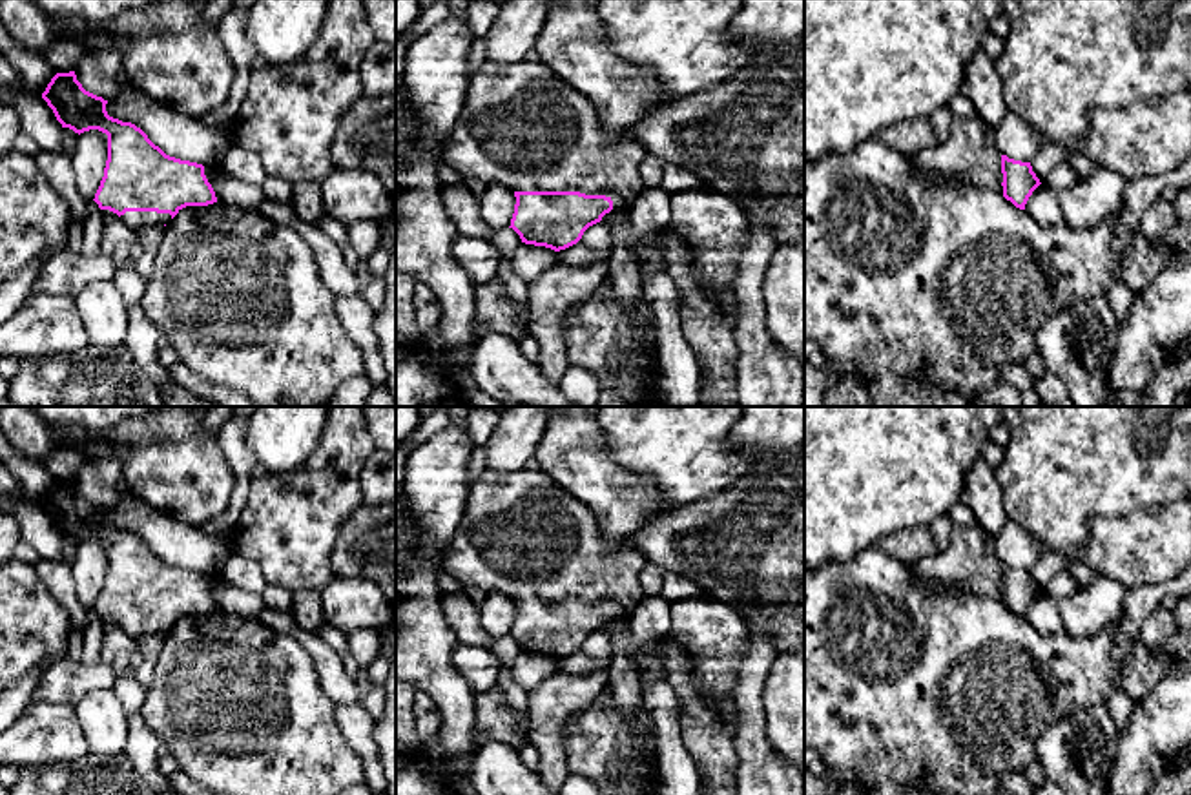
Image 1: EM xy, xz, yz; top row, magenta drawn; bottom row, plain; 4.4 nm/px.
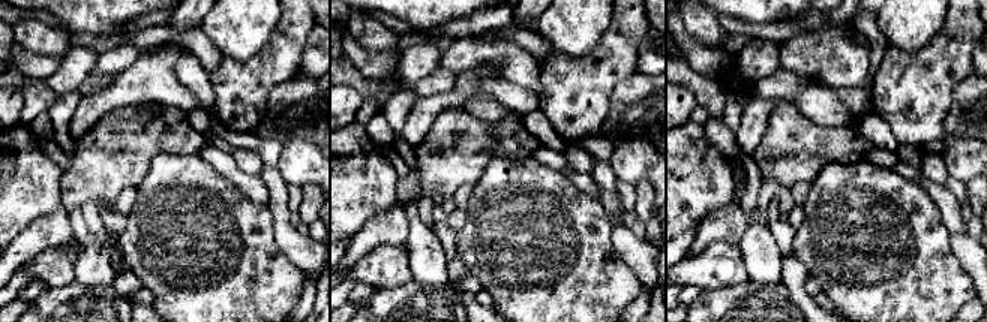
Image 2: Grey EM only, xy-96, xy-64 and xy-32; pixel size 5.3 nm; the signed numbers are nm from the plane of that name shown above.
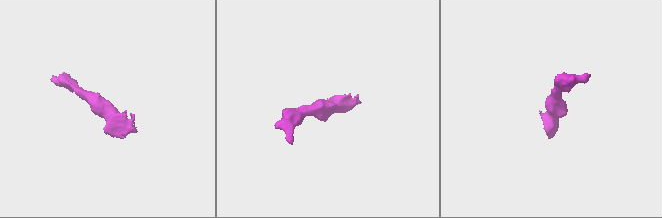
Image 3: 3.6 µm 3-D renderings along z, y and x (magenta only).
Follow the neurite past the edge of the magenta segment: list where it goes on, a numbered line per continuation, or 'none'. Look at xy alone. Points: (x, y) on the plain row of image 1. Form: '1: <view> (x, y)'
1: xy (134, 628)

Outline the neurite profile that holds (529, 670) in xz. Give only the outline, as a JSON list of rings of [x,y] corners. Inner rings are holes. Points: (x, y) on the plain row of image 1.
[[[522,651],[513,660],[511,678],[525,689],[533,689],[544,682],[547,675],[558,671],[556,660],[545,655]]]

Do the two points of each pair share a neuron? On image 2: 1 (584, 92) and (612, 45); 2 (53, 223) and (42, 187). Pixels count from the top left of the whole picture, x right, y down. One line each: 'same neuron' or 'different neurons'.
1: same neuron
2: different neurons

